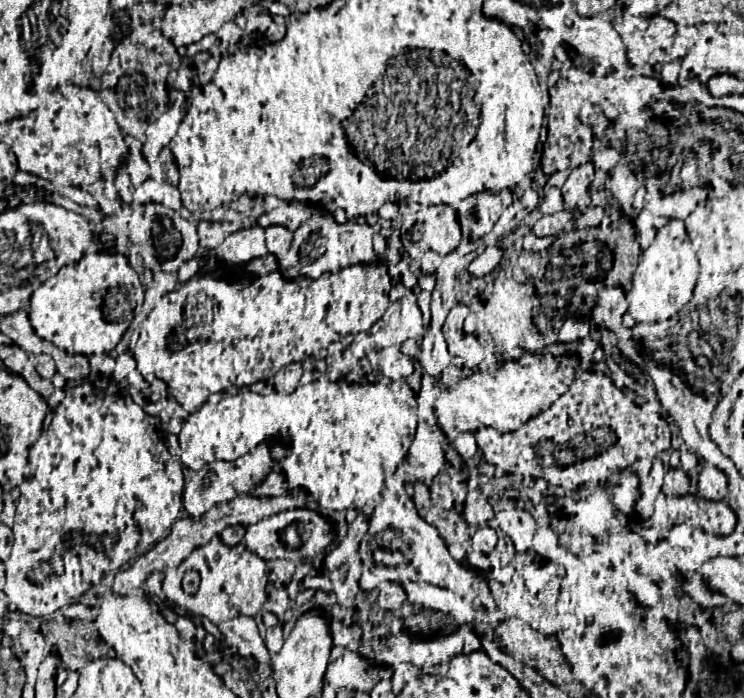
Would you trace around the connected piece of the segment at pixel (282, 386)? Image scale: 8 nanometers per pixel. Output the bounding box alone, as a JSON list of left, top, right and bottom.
[272,364,304,392]

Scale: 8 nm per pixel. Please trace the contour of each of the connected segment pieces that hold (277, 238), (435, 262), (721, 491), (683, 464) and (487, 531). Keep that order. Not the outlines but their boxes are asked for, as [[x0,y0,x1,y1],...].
[[264,226,290,256],[420,252,440,274],[698,464,728,502],[679,451,698,472],[470,528,496,554]]

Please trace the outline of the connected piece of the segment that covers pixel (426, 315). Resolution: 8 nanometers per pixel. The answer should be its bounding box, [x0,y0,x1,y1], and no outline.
[418,292,430,328]

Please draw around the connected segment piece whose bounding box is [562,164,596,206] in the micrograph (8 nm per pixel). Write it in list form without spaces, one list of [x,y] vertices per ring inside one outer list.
[[[586,164],[586,166],[580,166],[576,170],[572,170],[570,178],[566,180],[564,184],[564,200],[568,202],[568,206],[574,206],[576,200],[588,190],[588,186],[592,184],[592,178],[594,178],[594,164]]]

